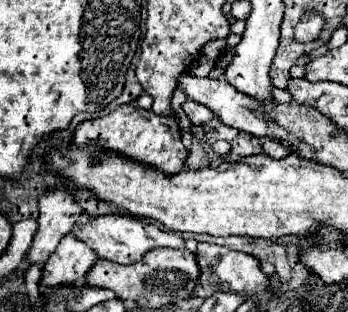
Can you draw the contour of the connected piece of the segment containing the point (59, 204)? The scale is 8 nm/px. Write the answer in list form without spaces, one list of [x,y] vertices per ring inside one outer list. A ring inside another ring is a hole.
[[[52,190],[48,194],[42,194],[38,232],[28,250],[28,262],[44,268],[50,252],[54,252],[60,238],[72,230],[80,214],[80,206],[64,190]]]

